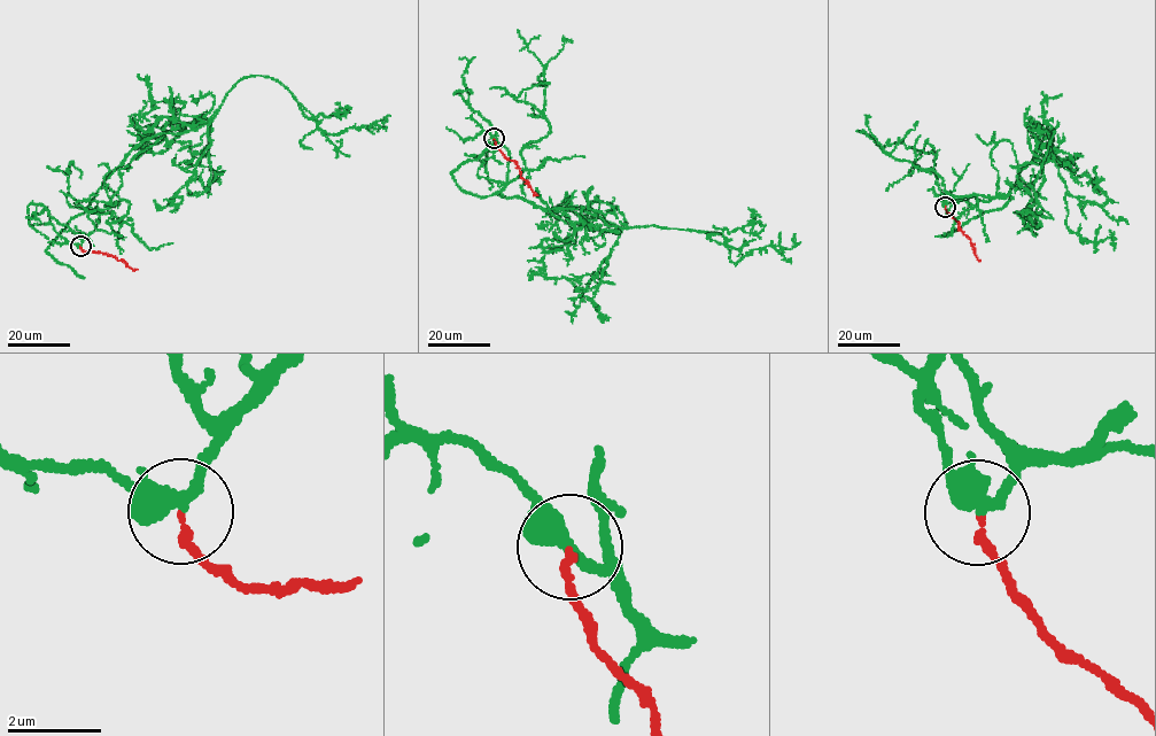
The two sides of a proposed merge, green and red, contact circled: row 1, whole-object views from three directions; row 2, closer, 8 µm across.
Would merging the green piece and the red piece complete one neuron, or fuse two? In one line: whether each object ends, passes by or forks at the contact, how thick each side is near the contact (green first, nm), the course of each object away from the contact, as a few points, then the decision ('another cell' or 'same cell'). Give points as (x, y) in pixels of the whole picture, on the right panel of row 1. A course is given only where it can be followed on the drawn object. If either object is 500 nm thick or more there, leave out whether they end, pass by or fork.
green forks; red ends; calibres 280 and 150 nm; course green (945, 206), (1007, 196), (1034, 153), (1048, 160), (1054, 132), (1033, 187), (1050, 218), (1016, 211); course red (945, 206), (970, 241), (979, 261); same cell

